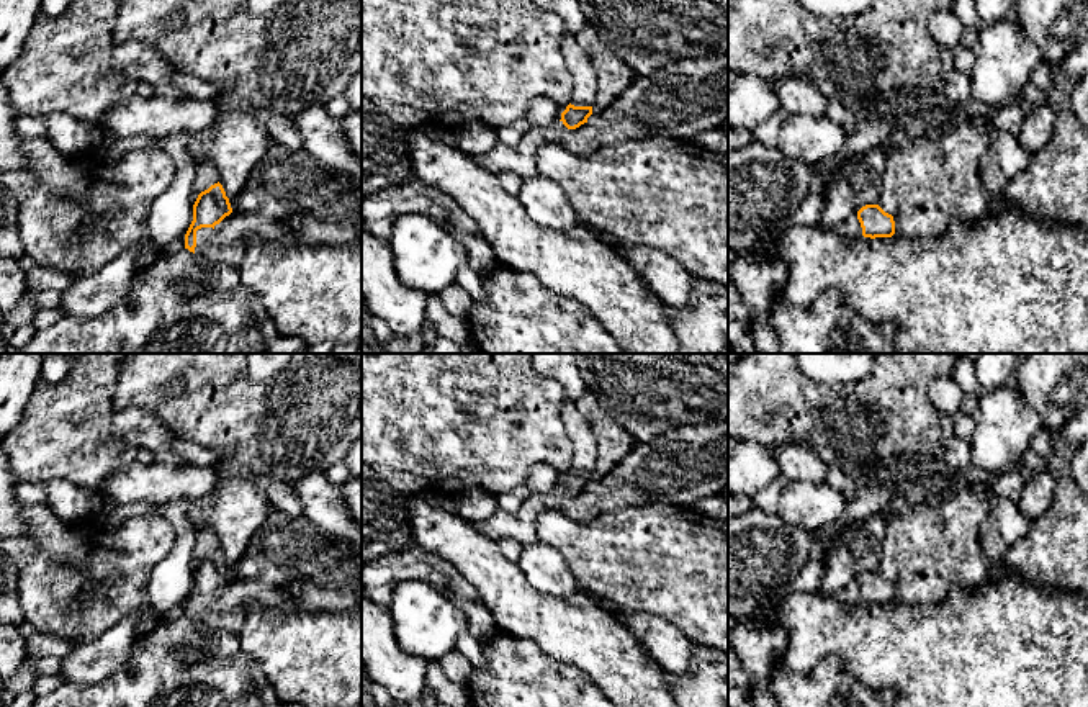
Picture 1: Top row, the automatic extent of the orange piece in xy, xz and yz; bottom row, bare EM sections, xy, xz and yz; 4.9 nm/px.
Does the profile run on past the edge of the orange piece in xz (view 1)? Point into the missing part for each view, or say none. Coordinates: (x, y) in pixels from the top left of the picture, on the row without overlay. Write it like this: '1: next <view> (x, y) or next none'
1: next xz (584, 449)

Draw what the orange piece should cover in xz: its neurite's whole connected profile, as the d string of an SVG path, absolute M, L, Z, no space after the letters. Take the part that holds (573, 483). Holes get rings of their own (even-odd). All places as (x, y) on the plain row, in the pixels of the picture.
M564 399L560 406L561 422L573 444L573 466L561 480L561 489L568 496L576 496L587 489L597 462L597 444L586 416L576 403Z

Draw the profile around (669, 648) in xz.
M618 612L617 617L664 673L682 674L689 669L694 642L676 627L646 612Z

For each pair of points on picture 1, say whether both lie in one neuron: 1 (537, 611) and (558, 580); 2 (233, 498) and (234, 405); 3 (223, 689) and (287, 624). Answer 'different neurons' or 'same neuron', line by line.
1: different neurons
2: different neurons
3: different neurons

